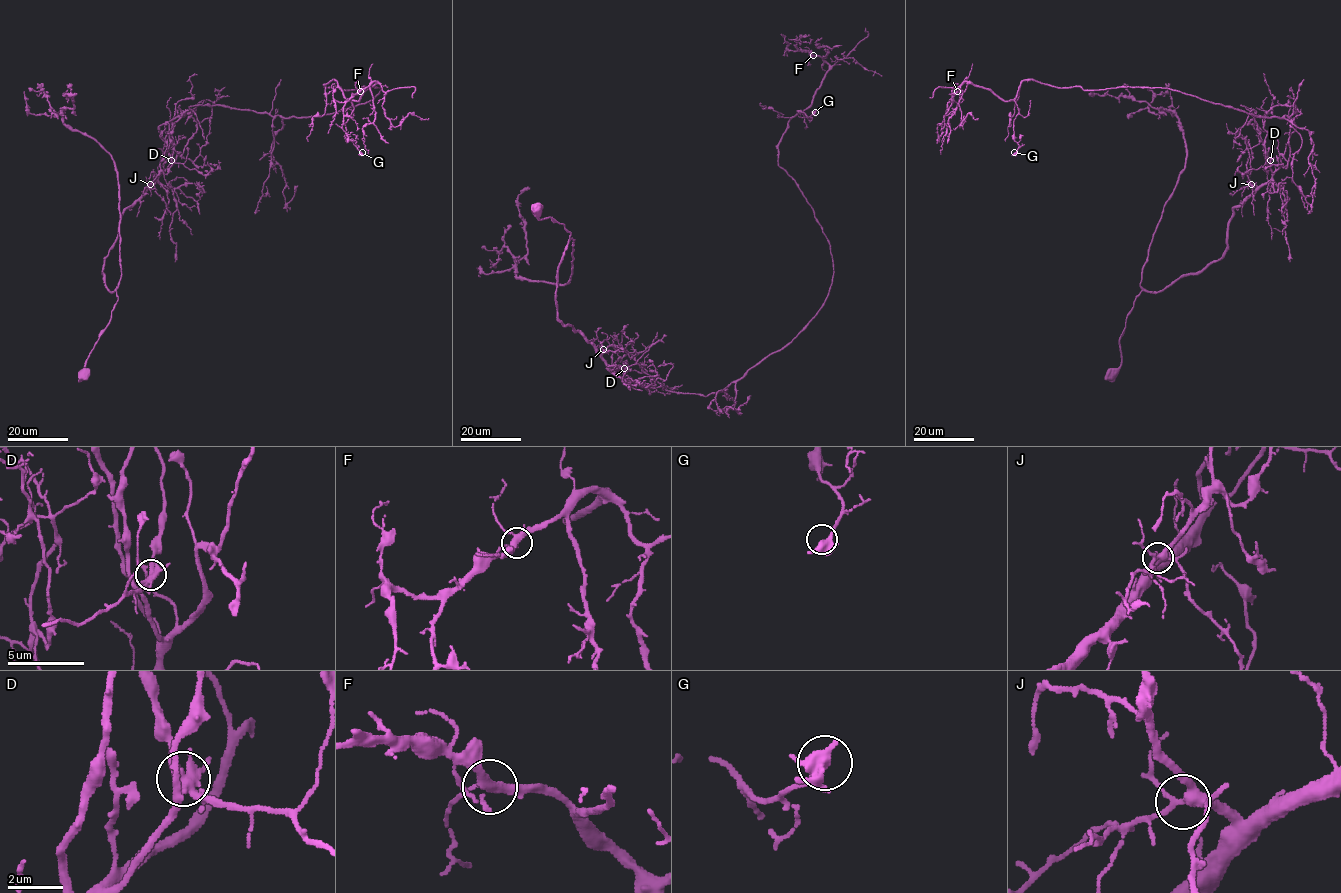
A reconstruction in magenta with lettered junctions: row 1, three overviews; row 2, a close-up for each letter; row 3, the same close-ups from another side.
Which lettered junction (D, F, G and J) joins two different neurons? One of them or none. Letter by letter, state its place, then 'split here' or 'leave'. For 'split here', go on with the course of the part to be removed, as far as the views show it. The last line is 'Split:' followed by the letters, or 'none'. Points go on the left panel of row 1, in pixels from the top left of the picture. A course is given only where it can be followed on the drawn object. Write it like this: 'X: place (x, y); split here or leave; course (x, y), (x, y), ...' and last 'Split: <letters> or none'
D: place (171, 160); split here; course (171, 160), (159, 126), (191, 106), (312, 117), (380, 88), (333, 79), (378, 83), (393, 126), (429, 118)
F: place (360, 91); leave
G: place (362, 152); leave
J: place (150, 184); leave
Split: D

